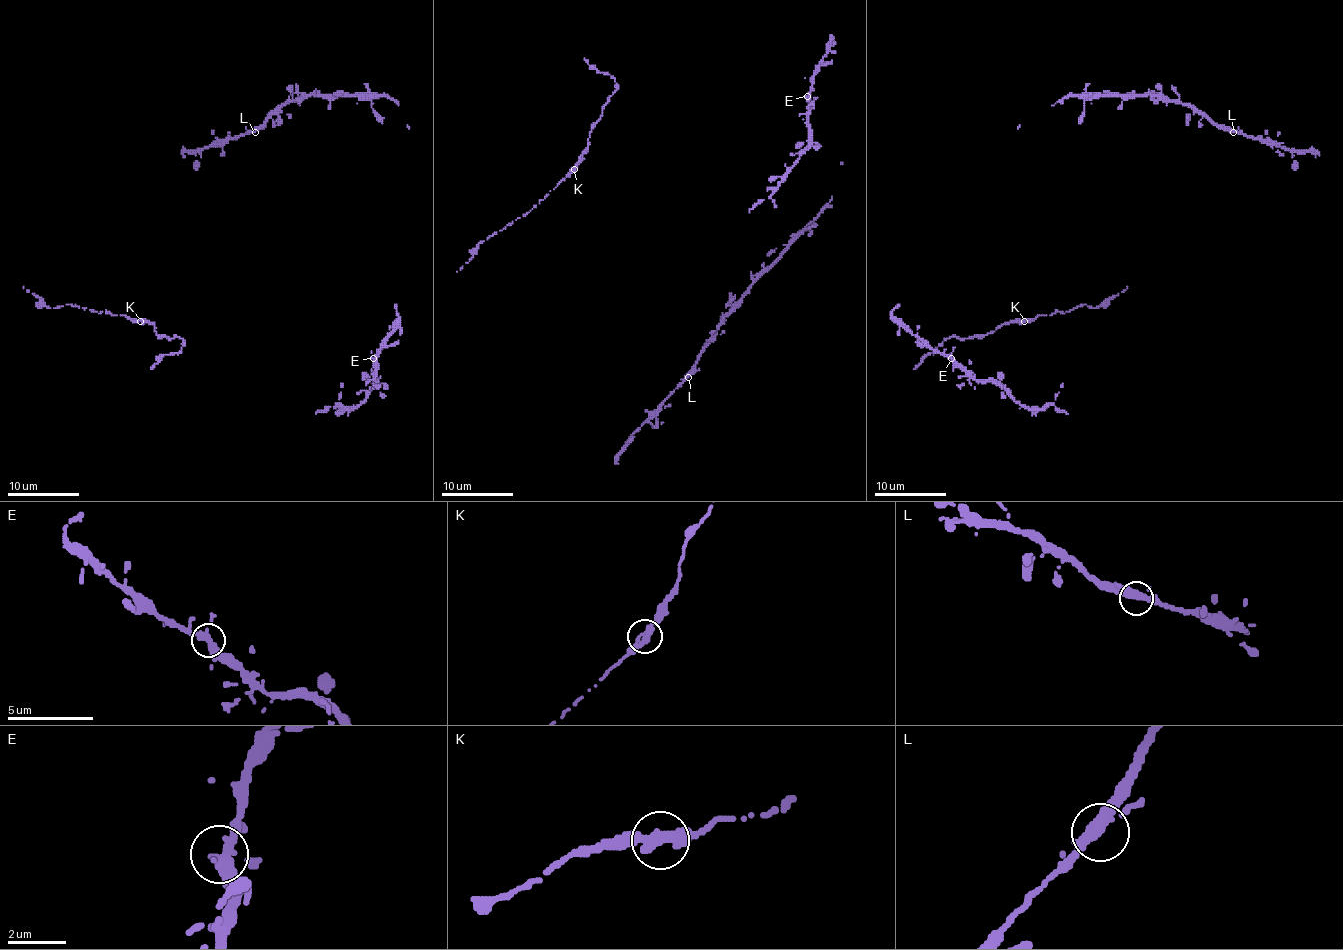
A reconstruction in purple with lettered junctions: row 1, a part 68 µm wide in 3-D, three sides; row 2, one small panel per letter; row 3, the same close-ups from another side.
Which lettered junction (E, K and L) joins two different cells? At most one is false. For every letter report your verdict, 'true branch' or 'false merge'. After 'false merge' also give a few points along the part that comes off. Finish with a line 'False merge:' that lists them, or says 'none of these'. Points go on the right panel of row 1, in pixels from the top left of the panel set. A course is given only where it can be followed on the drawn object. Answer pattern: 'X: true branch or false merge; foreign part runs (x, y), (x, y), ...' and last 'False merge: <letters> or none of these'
E: true branch
K: true branch
L: true branch
False merge: none of these

